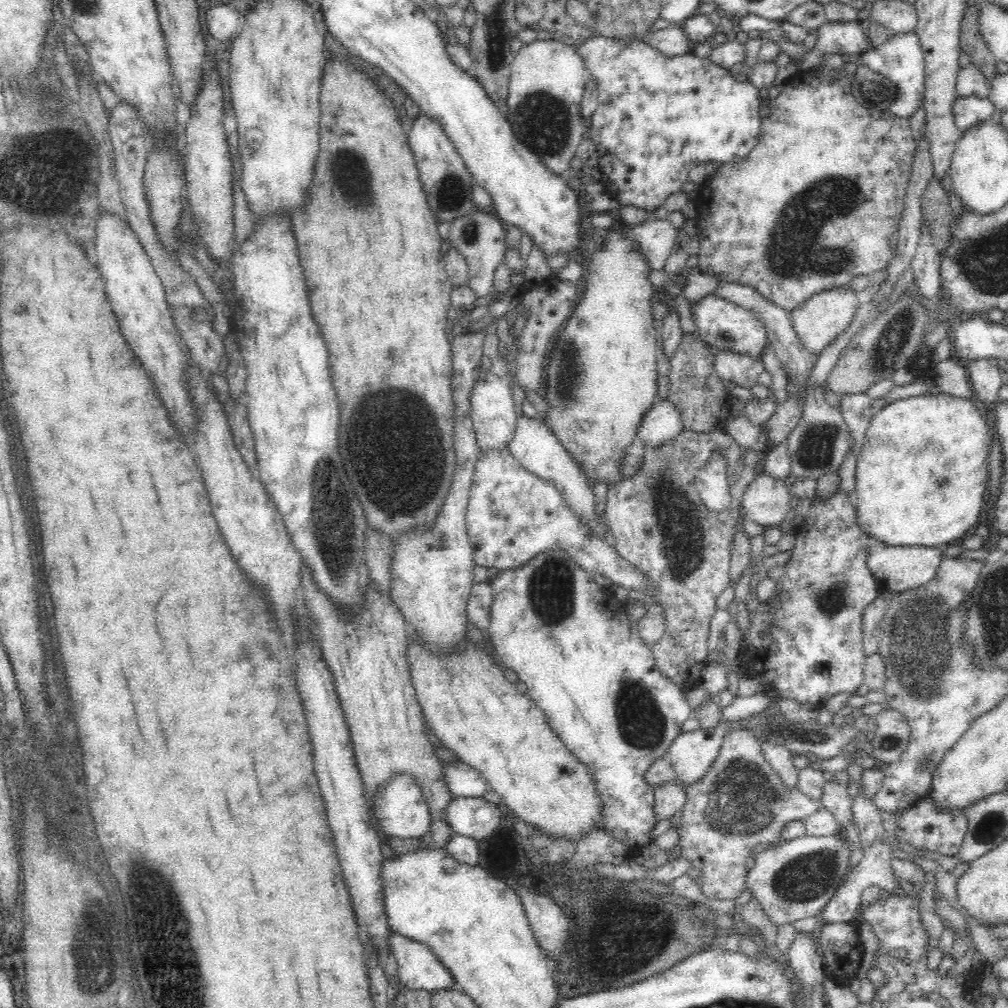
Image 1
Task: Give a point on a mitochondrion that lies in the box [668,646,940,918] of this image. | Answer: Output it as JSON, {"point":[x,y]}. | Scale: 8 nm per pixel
{"point":[740,806]}

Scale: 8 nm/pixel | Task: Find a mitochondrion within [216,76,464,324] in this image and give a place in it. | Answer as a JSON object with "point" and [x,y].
{"point":[352,179]}

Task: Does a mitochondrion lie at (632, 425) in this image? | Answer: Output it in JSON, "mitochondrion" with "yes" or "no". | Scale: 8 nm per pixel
{"mitochondrion":"no"}

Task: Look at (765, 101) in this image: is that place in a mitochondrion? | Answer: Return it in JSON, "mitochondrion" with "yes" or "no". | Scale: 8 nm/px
{"mitochondrion":"no"}

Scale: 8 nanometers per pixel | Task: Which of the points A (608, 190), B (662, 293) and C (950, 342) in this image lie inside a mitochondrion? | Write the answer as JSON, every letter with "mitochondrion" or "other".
{"A":"other","B":"other","C":"other"}

